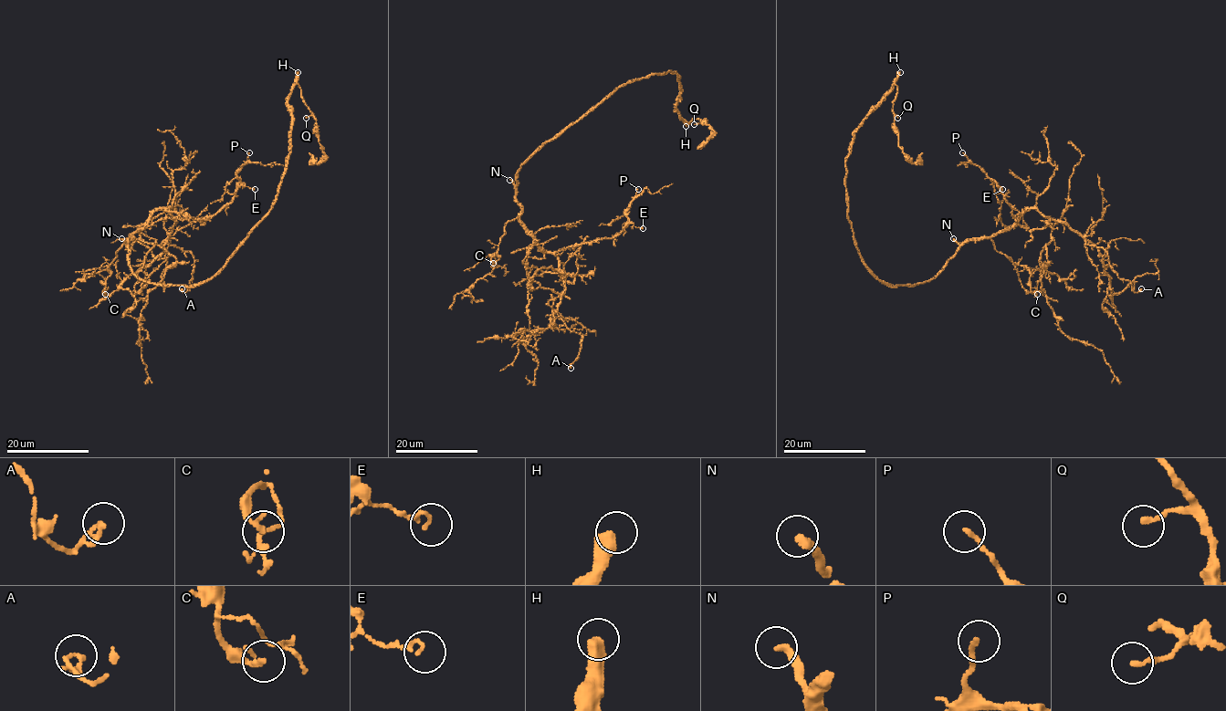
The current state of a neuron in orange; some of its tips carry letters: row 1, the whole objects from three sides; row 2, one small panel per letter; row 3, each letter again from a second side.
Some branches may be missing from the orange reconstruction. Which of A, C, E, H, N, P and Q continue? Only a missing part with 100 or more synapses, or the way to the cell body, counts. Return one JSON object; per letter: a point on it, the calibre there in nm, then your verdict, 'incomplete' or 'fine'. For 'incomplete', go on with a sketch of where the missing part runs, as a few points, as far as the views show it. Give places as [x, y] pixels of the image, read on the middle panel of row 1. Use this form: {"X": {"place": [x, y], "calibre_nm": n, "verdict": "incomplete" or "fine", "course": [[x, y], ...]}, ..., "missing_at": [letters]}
{"A": {"place": [571, 368], "calibre_nm": 200, "verdict": "fine"}, "C": {"place": [493, 263], "calibre_nm": 220, "verdict": "fine"}, "E": {"place": [643, 228], "calibre_nm": 160, "verdict": "fine"}, "H": {"place": [686, 126], "calibre_nm": 500, "verdict": "incomplete", "course": [[686, 126], [679, 142], [651, 143], [640, 162], [651, 115], [632, 94], [653, 104], [691, 151], [657, 172]]}, "N": {"place": [509, 180], "calibre_nm": 280, "verdict": "incomplete"}, "P": {"place": [638, 189], "calibre_nm": 160, "verdict": "fine"}, "Q": {"place": [694, 124], "calibre_nm": 160, "verdict": "fine"}, "missing_at": ["H", "N"]}

